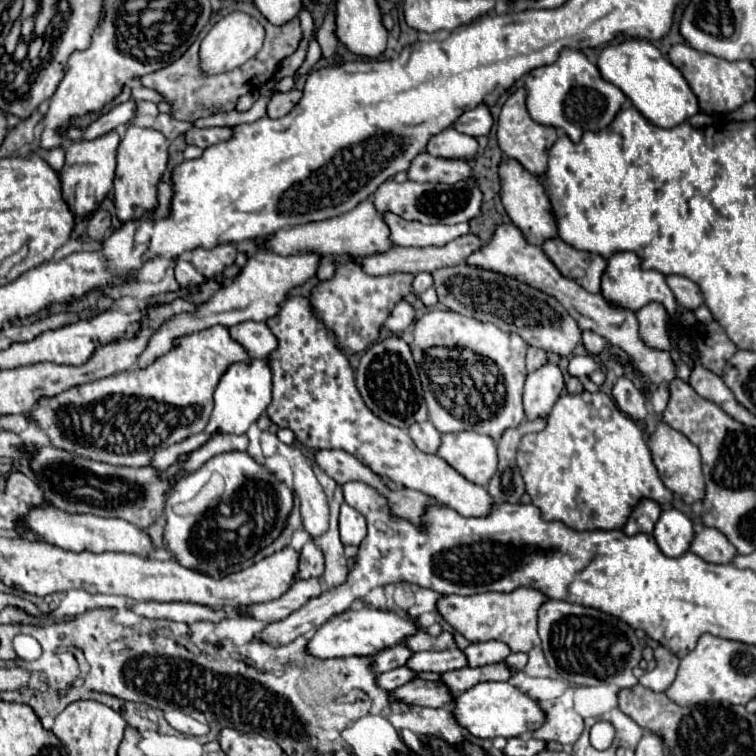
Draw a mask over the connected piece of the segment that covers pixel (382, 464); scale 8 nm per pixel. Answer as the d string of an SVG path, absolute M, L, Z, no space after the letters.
M287 297L279 315L267 319L267 325L279 339L279 349L271 353L273 401L267 407L267 415L275 425L295 431L297 441L305 447L343 449L377 475L435 497L463 517L491 515L495 499L485 487L467 481L441 457L419 451L405 429L387 425L363 405L349 359L335 347L335 337L311 313L307 297Z

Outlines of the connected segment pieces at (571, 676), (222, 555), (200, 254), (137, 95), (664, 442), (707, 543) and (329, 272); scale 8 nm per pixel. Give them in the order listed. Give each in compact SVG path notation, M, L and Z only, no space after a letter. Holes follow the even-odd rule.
M551 599L539 609L539 637L549 667L575 685L613 683L627 689L637 683L633 669L643 659L643 645L631 625L609 613Z
M227 451L215 455L195 473L183 475L173 485L165 503L165 547L179 565L215 579L225 577L229 573L229 567L255 557L261 549L269 547L281 535L281 531L285 529L285 521L289 519L293 509L293 497L293 489L289 489L285 483L279 483L275 475L265 469L265 465L257 463L249 453ZM215 471L225 479L223 501L231 505L231 511L227 513L211 509L201 515L175 515L171 507L179 501L193 499L209 481L209 475Z
M223 243L223 245L215 245L211 249L193 249L193 259L191 263L195 265L195 269L199 269L199 273L203 273L207 279L209 277L217 277L225 271L225 267L235 263L235 255L237 249L233 243Z
M137 81L131 83L131 89L133 89L133 99L135 99L135 101L153 101L153 103L165 101L159 91L149 89L149 87L143 87L143 85L139 85Z
M659 423L653 437L649 437L649 449L653 455L653 463L659 469L659 477L663 479L665 487L679 495L687 505L693 505L695 501L701 501L705 495L705 479L701 471L701 457L699 449L687 441L679 431L671 429L667 423Z
M705 527L701 533L695 535L695 541L691 545L691 553L703 557L707 563L731 563L737 555L737 549L719 533L717 529Z
M323 257L321 265L319 265L319 273L317 277L323 281L323 279L331 279L335 273L335 259L333 257Z

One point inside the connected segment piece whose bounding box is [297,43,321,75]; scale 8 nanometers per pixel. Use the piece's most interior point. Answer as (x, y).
(314, 52)

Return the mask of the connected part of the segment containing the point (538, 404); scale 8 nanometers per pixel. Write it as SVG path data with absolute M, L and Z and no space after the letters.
M547 361L541 369L529 373L523 391L523 405L527 419L537 419L541 415L547 415L553 409L555 401L559 399L563 387L565 381L557 363Z

